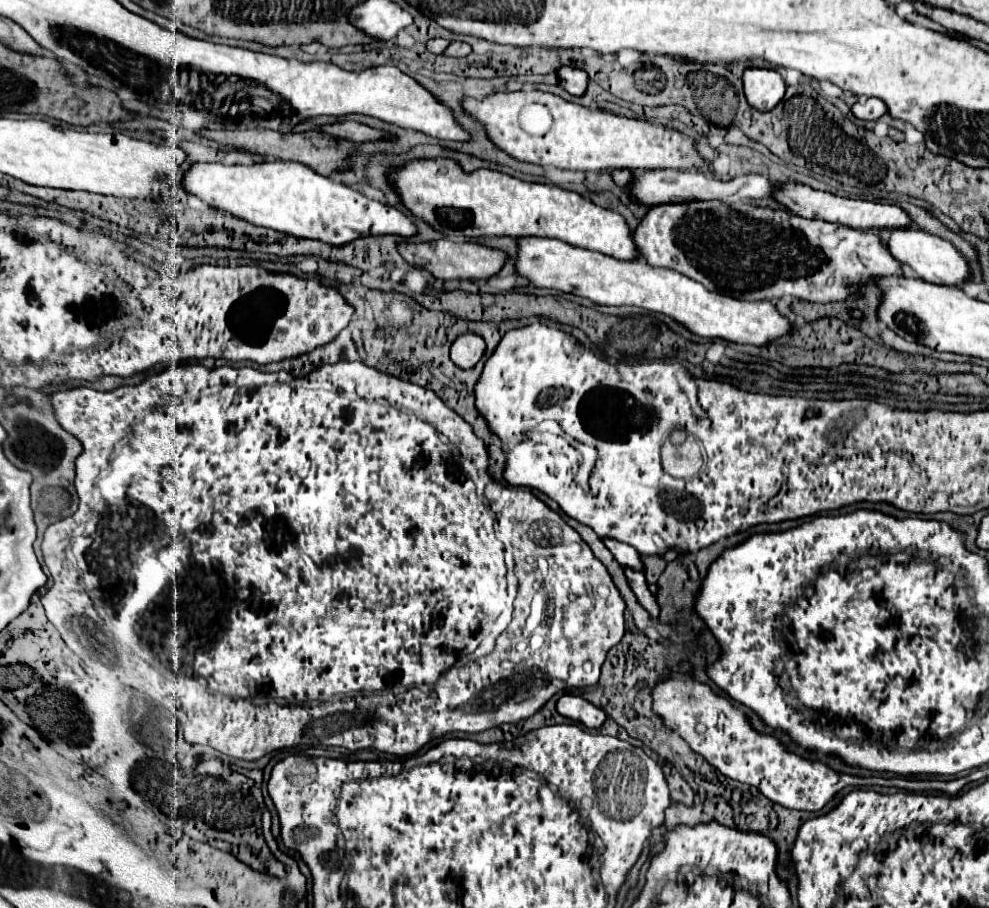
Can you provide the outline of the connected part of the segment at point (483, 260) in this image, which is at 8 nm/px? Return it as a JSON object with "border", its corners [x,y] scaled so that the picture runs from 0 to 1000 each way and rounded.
{"border":[[[444,263],[444,265],[436,265],[436,268],[412,268],[407,265],[403,270],[403,279],[407,281],[407,285],[412,285],[412,290],[416,290],[418,294],[426,294],[430,298],[434,298],[440,307],[446,309],[492,309],[496,305],[501,305],[511,287],[513,287],[513,279],[505,276],[505,274],[494,274],[490,270],[482,270],[482,268],[460,268],[454,263]]]}

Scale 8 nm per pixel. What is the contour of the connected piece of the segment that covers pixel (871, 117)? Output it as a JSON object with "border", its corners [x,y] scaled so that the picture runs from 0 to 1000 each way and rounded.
{"border":[[[871,109],[867,111],[862,118],[860,118],[862,127],[867,131],[873,131],[873,133],[885,133],[889,131],[891,127],[897,124],[897,118],[891,109]]]}

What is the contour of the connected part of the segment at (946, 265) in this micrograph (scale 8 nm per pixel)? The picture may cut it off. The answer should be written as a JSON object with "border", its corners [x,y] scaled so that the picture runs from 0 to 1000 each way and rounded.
{"border":[[[899,254],[899,263],[897,270],[901,272],[901,279],[905,281],[905,285],[909,285],[913,292],[921,294],[933,309],[939,312],[947,312],[947,314],[962,314],[962,316],[974,316],[978,312],[978,307],[982,305],[980,298],[980,290],[976,287],[976,283],[972,281],[972,276],[968,276],[960,265],[941,259],[937,254]]]}

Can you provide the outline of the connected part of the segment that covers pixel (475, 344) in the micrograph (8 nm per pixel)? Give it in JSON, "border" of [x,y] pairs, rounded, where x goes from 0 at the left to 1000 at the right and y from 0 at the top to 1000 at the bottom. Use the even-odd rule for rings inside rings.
{"border":[[[466,369],[456,380],[456,398],[464,406],[478,406],[490,389],[490,376],[484,369]]]}

